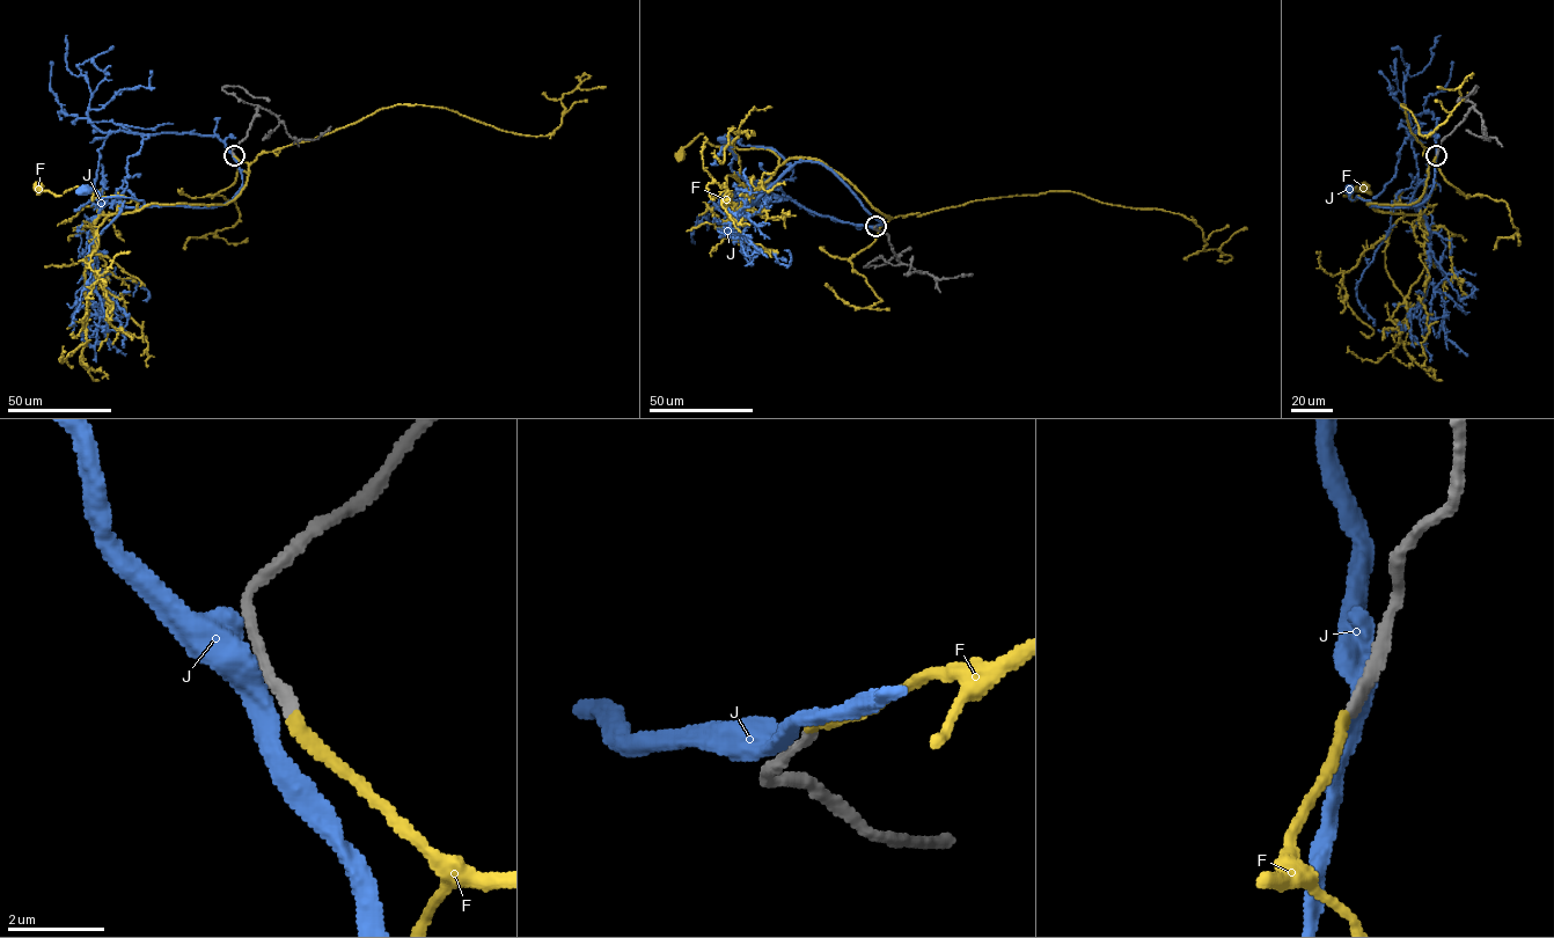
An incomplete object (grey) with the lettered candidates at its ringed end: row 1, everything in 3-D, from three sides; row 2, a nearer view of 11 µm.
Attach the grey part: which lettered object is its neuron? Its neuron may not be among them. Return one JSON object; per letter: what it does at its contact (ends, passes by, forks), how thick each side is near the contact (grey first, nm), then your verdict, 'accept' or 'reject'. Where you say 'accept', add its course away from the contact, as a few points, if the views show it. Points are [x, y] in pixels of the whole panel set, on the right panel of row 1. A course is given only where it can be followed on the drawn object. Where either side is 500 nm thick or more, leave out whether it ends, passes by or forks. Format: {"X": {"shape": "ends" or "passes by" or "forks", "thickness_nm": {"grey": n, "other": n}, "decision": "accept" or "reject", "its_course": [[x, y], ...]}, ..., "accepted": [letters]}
{"F": {"shape": "ends", "thickness_nm": {"grey": 240, "other": 280}, "decision": "accept", "its_course": [[1436, 155], [1410, 204], [1368, 203], [1376, 211], [1351, 199], [1356, 187], [1344, 196], [1364, 187]]}, "J": {"shape": "passes by", "thickness_nm": {"grey": 280, "other": 400}, "decision": "reject"}, "accepted": ["F"]}

